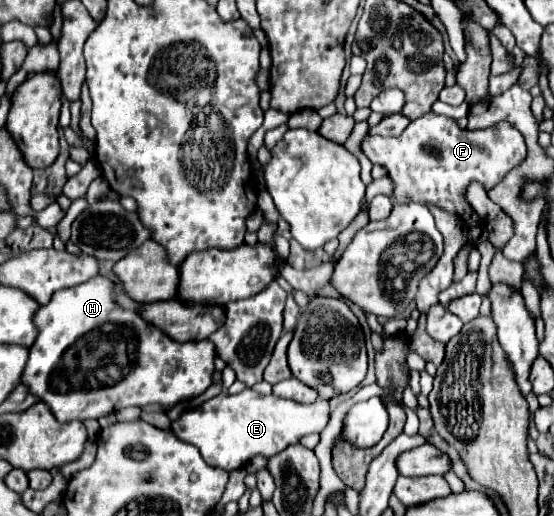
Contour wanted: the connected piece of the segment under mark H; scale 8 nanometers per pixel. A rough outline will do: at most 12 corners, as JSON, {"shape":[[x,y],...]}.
{"shape":[[94,276],[38,310],[22,384],[62,424],[204,394],[176,342]]}

